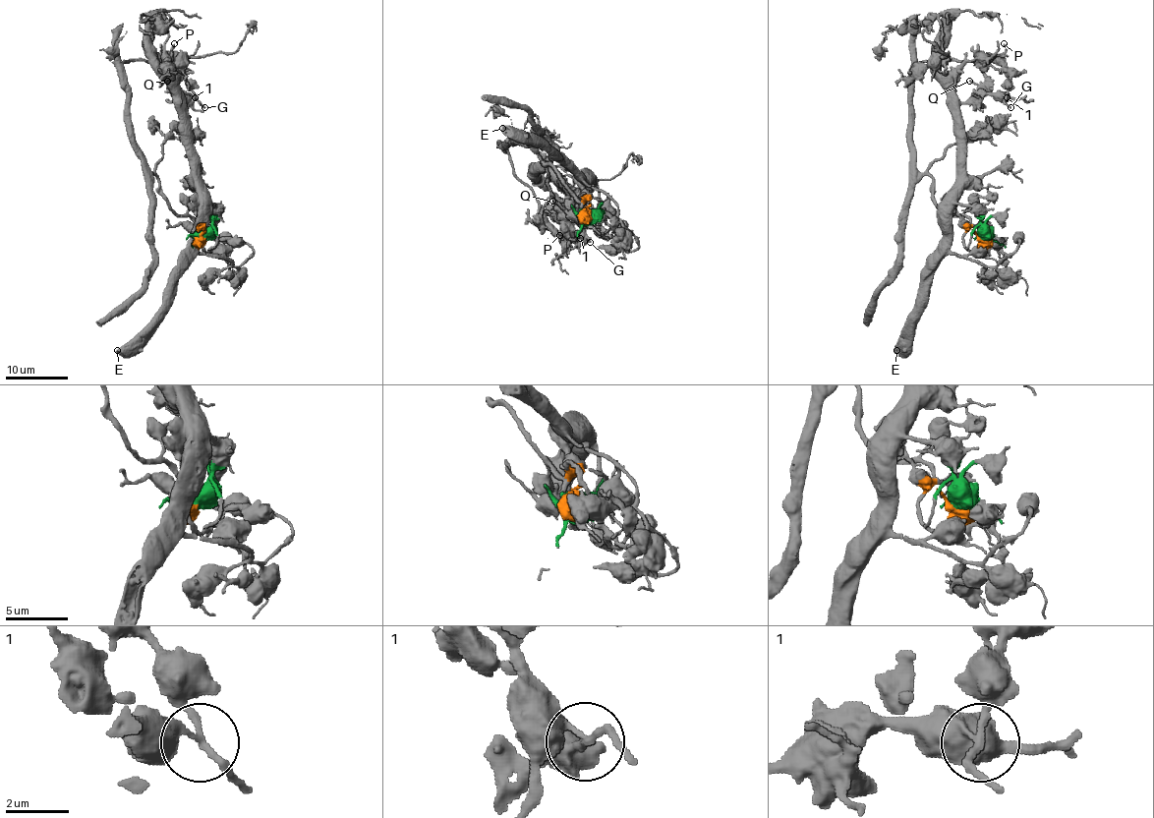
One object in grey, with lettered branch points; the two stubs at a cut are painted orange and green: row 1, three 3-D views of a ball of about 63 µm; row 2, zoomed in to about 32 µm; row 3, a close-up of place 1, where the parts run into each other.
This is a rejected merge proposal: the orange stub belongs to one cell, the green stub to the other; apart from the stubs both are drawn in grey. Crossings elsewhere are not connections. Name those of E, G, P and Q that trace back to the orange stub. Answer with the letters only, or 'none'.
G, P, Q

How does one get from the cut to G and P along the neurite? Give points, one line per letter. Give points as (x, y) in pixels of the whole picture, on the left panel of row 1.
G: (201, 239), (204, 231), (168, 204), (160, 181), (144, 167), (129, 115), (124, 61), (166, 60), (204, 107)
P: (201, 239), (204, 231), (168, 204), (160, 181), (144, 167), (129, 115), (124, 61), (162, 60), (174, 44)

